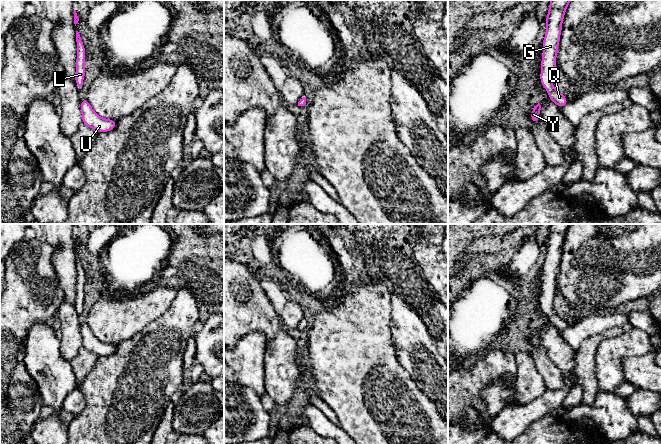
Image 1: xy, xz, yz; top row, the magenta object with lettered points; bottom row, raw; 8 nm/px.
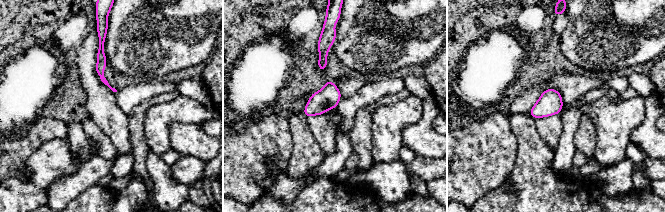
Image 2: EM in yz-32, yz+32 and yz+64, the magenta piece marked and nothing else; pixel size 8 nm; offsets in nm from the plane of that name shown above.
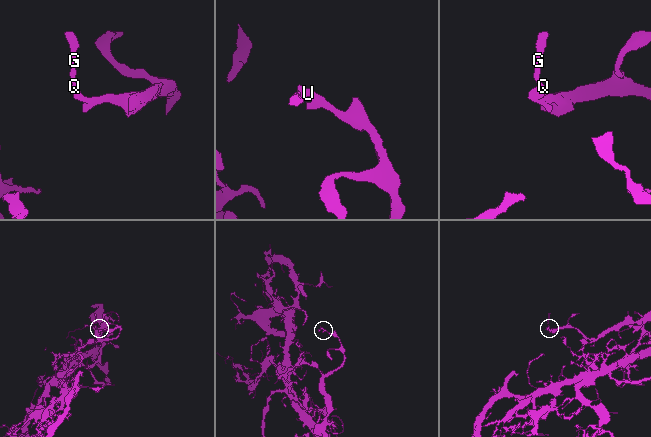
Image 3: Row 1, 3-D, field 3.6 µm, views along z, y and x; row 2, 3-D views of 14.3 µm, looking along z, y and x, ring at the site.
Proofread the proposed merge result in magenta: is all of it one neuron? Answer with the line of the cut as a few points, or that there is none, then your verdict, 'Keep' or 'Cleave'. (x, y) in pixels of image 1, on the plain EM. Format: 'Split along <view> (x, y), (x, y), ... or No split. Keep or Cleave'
No split. Keep

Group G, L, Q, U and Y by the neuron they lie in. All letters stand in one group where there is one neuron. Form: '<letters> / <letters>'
G L Q U Y

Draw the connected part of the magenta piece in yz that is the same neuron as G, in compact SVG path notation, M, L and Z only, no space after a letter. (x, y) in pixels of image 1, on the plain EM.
M551 224L549 236L546 241L547 254L543 266L541 308L546 312L550 323L559 331L563 332L568 323L557 315L552 309L556 295L556 277L558 275L562 245L566 232L571 224Z

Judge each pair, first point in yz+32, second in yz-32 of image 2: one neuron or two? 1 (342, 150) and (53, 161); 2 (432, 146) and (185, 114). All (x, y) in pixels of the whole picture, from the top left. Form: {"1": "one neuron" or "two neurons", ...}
{"1": "two neurons", "2": "two neurons"}

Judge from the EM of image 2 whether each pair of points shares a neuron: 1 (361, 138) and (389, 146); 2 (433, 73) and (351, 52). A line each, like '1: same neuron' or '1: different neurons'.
1: different neurons
2: different neurons

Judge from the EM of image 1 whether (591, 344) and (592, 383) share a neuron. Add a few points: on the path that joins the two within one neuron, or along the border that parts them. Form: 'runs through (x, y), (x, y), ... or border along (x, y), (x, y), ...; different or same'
runs through (588, 354), (588, 373); same

